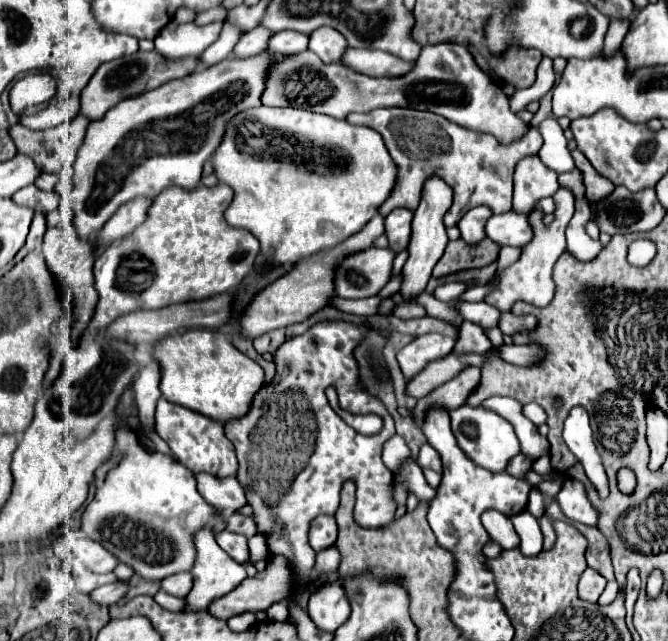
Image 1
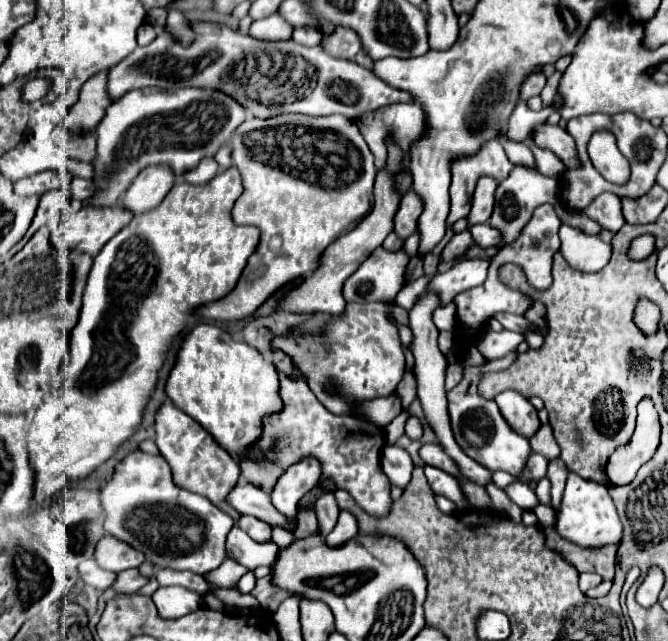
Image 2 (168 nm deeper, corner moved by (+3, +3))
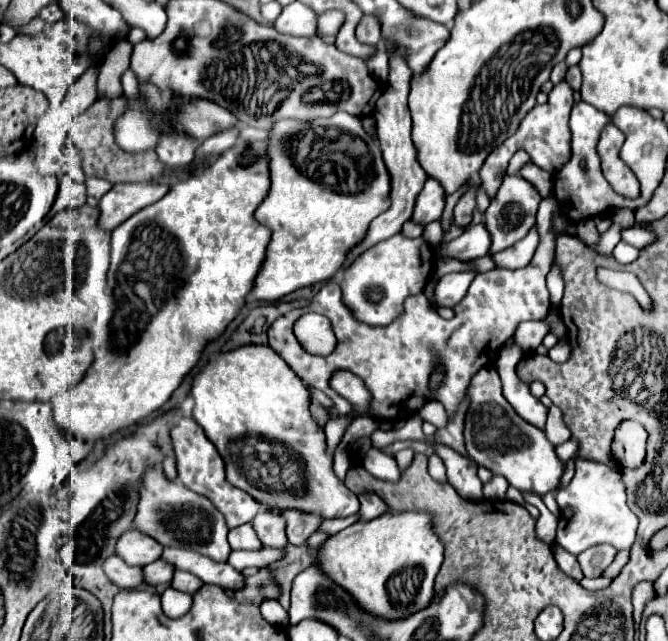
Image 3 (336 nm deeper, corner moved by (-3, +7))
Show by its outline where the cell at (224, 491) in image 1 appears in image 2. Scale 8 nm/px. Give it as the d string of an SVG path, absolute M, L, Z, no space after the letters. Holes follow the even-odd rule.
M239 480L237 486L227 494L229 506L233 506L239 514L249 514L255 516L267 524L277 524L285 530L295 530L295 522L289 522L285 516L281 516L273 504L271 496L265 494L263 490L247 484L245 480Z

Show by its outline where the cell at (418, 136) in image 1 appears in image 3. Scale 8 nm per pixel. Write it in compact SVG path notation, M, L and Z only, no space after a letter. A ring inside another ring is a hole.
M469 190L455 206L455 226L459 228L467 228L473 220L473 208L475 208L475 190Z

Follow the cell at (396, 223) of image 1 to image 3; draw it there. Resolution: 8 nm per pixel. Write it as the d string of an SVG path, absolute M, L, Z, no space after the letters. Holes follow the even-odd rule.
M427 178L421 194L417 196L413 220L421 224L429 224L433 220L441 220L445 208L445 190L435 178Z

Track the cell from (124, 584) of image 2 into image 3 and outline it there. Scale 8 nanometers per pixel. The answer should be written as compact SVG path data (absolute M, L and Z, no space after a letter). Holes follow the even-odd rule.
M163 558L147 564L143 568L143 574L145 574L145 584L151 584L151 586L157 586L157 584L169 584L171 578L173 578L173 572L175 572L175 566L165 562Z

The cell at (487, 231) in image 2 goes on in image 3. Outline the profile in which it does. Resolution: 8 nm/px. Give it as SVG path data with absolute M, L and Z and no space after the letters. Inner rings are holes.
M473 224L459 238L443 242L439 252L441 258L457 258L461 262L469 262L485 256L489 252L489 246L491 246L491 236L485 224Z

